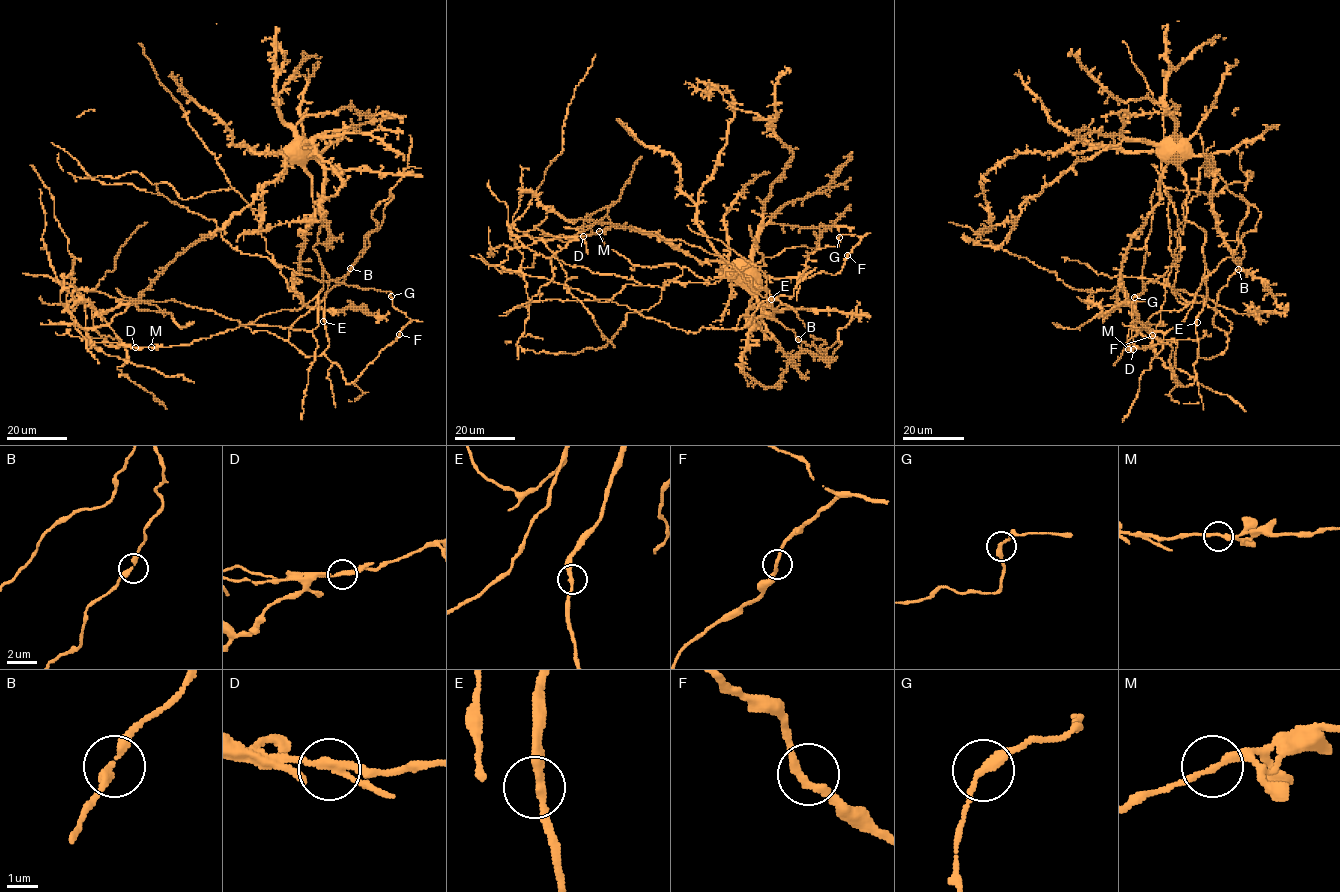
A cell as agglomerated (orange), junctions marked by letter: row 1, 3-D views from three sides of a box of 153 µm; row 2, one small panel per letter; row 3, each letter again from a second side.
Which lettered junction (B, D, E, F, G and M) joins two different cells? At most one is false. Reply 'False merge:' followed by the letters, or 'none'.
False merge: D

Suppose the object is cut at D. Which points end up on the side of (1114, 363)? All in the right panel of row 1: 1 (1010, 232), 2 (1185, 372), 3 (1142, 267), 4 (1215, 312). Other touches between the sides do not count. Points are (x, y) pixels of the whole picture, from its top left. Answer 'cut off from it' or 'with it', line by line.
1: cut off from it
2: with it
3: with it
4: cut off from it

